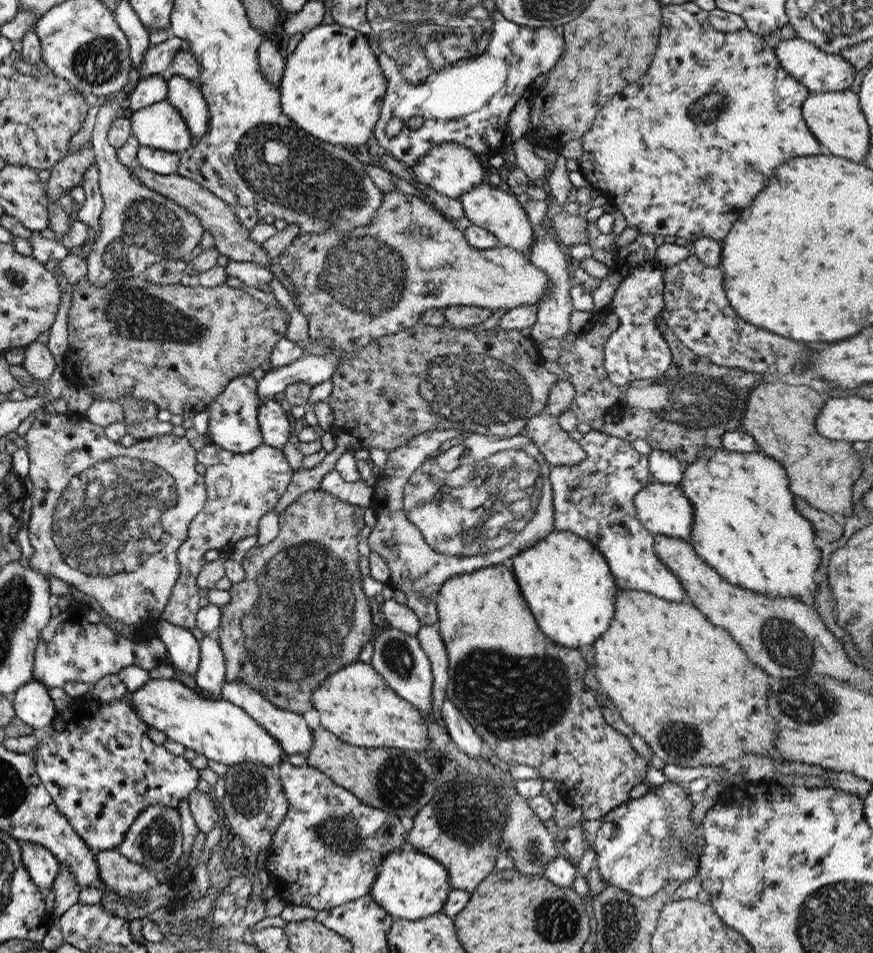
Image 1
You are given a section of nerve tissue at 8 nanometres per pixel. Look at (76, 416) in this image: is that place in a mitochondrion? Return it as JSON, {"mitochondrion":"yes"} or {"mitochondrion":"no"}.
{"mitochondrion":"no"}

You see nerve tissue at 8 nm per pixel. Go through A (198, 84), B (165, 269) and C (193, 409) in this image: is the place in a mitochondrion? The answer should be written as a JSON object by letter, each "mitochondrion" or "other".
{"A":"other","B":"mitochondrion","C":"other"}

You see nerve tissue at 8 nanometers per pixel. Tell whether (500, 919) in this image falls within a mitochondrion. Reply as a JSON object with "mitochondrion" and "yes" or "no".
{"mitochondrion":"no"}

